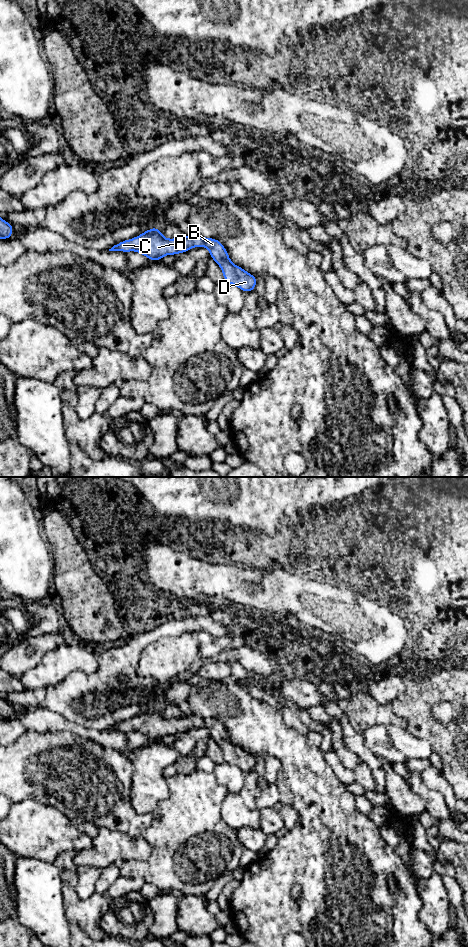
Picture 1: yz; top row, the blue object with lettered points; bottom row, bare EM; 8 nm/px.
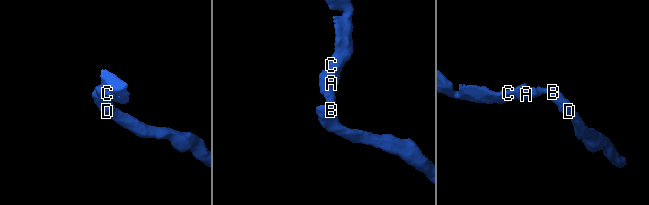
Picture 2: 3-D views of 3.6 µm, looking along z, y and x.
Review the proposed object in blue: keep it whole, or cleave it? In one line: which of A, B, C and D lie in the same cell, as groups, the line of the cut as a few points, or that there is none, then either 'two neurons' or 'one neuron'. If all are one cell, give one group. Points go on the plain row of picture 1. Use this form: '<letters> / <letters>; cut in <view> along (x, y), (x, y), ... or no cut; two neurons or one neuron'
A B C D; no cut; one neuron

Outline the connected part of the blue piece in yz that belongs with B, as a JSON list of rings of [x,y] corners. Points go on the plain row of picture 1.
[[[152,707],[137,717],[121,721],[109,731],[139,732],[152,741],[160,741],[166,735],[177,735],[195,727],[205,727],[223,752],[225,763],[237,766],[244,773],[255,770],[256,756],[232,743],[224,725],[217,719],[186,715],[180,718],[165,718],[159,708]]]

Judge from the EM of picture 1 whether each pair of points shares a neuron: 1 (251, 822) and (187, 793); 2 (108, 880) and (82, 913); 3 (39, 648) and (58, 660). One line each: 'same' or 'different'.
1: different
2: different
3: different

